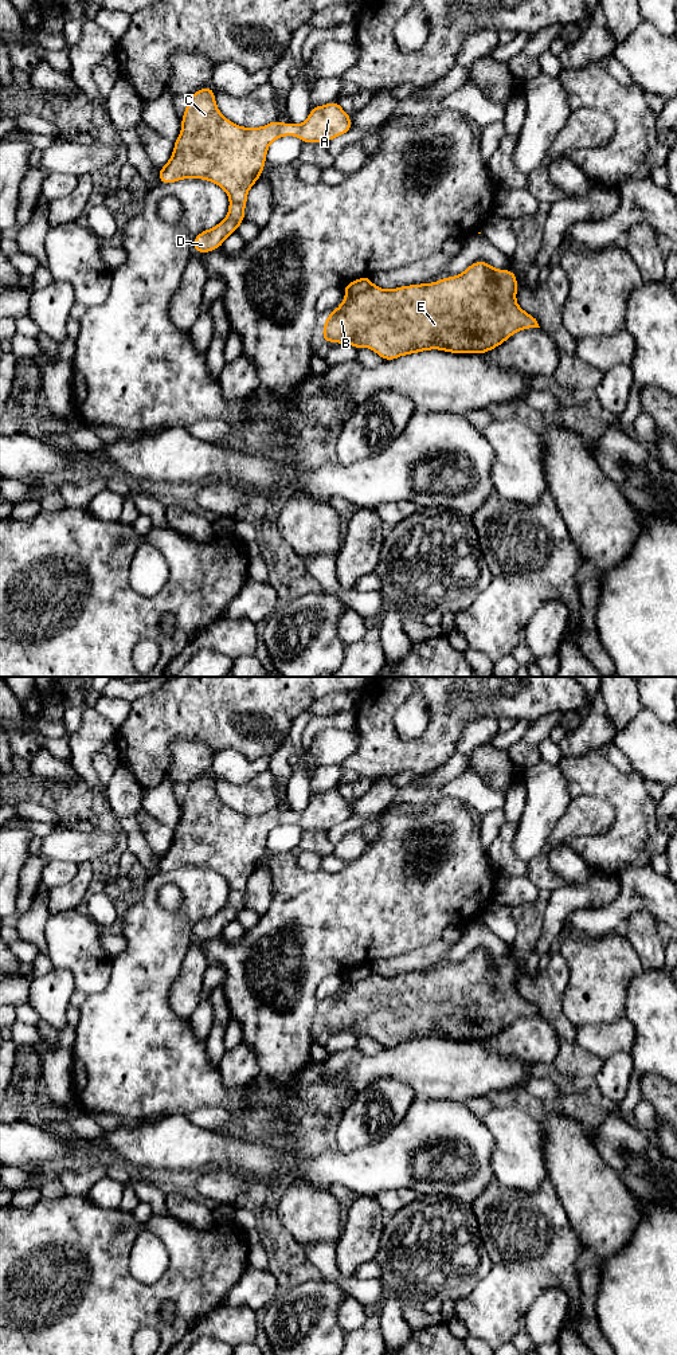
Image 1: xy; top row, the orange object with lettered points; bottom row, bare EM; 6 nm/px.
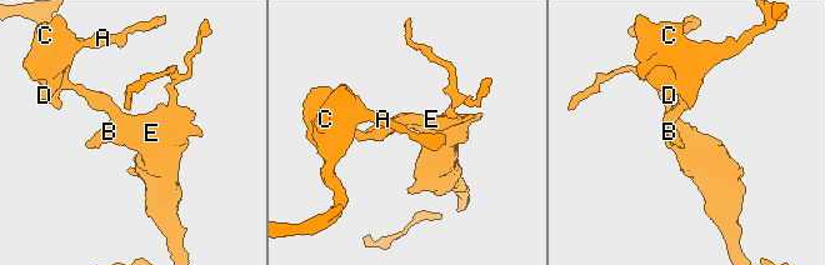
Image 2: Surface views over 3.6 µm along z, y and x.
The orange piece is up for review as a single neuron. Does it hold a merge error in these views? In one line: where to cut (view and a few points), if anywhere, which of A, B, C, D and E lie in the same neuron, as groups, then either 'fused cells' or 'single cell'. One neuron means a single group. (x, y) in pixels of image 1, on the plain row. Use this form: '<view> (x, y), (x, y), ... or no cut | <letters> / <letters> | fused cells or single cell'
xy (371, 971), (349, 985) | A C D / B E | fused cells

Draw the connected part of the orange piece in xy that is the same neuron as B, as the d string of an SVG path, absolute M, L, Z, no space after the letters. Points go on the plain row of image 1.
M488 949L471 951L462 962L433 971L384 978L371 972L367 978L344 984L324 1010L322 1027L367 1034L383 1047L395 1047L430 1037L450 1041L489 1039L523 1017L540 1015L536 1006L516 990L517 964L510 957L493 956Z

